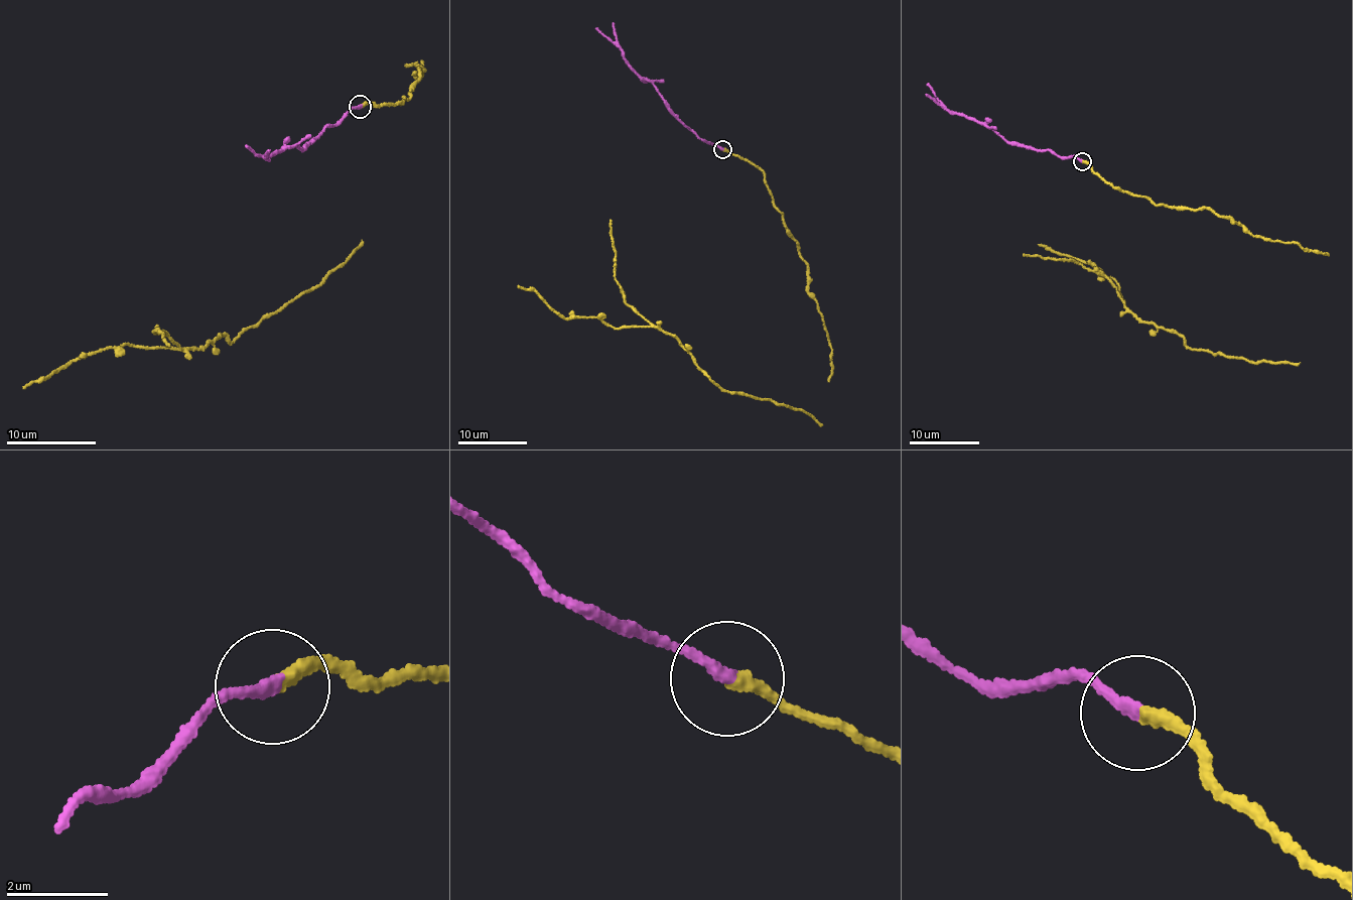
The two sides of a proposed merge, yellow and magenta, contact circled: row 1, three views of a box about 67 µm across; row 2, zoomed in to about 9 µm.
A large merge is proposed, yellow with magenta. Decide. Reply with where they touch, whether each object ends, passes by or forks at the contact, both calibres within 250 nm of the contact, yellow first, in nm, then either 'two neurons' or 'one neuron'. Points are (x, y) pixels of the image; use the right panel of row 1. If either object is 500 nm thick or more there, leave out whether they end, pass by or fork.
(1082, 161) | yellow ends | magenta ends | 260/240 nm | one neuron

